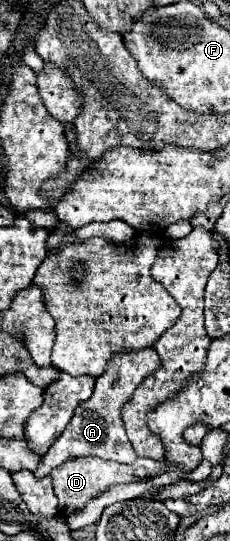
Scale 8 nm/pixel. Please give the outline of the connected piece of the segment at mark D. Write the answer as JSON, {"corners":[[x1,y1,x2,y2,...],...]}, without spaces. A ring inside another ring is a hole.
{"corners":[[87,456,87,458,69,460,61,468,55,468,51,472,51,478,53,478,55,494,59,498,59,508,61,508,59,514,63,518,69,518,75,512,81,512,89,504,89,500,93,500,99,494,103,494,105,490,109,490,109,486,127,484,127,482,141,482,145,478,167,474,167,472,175,472,179,476,185,476,187,474,177,464,161,464,161,462,155,462,155,460,149,460,149,458,137,458,133,464,119,464,119,462,111,462,111,460,101,460,101,458,95,458,95,456]]}

